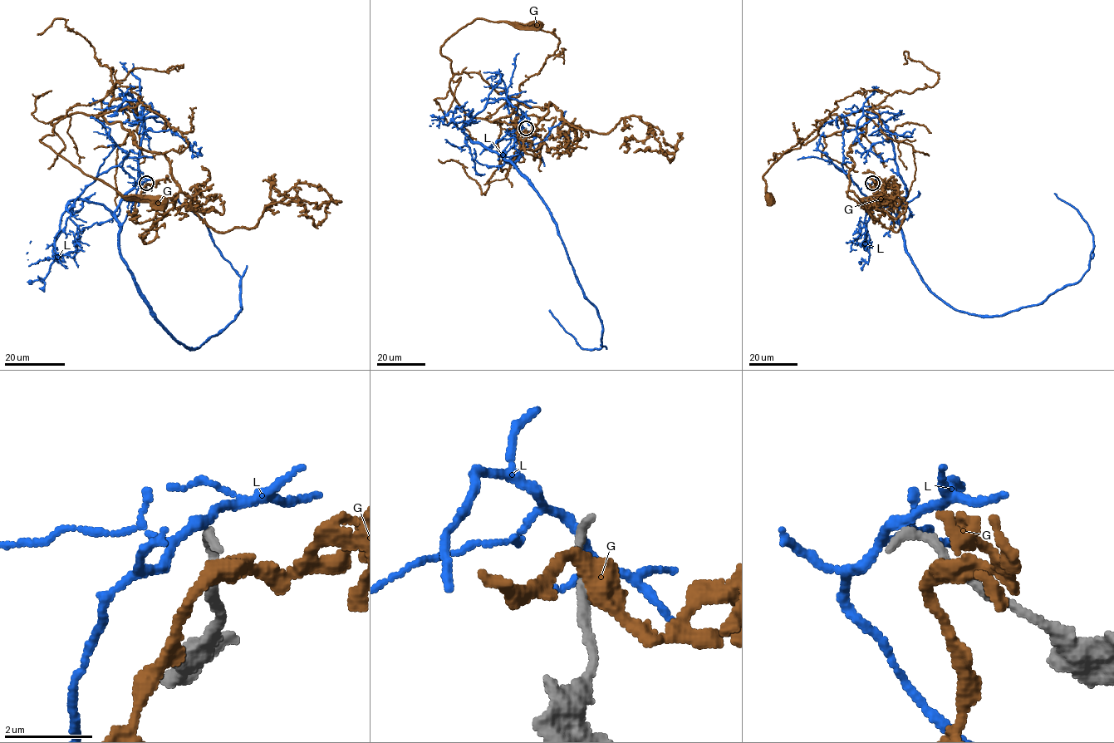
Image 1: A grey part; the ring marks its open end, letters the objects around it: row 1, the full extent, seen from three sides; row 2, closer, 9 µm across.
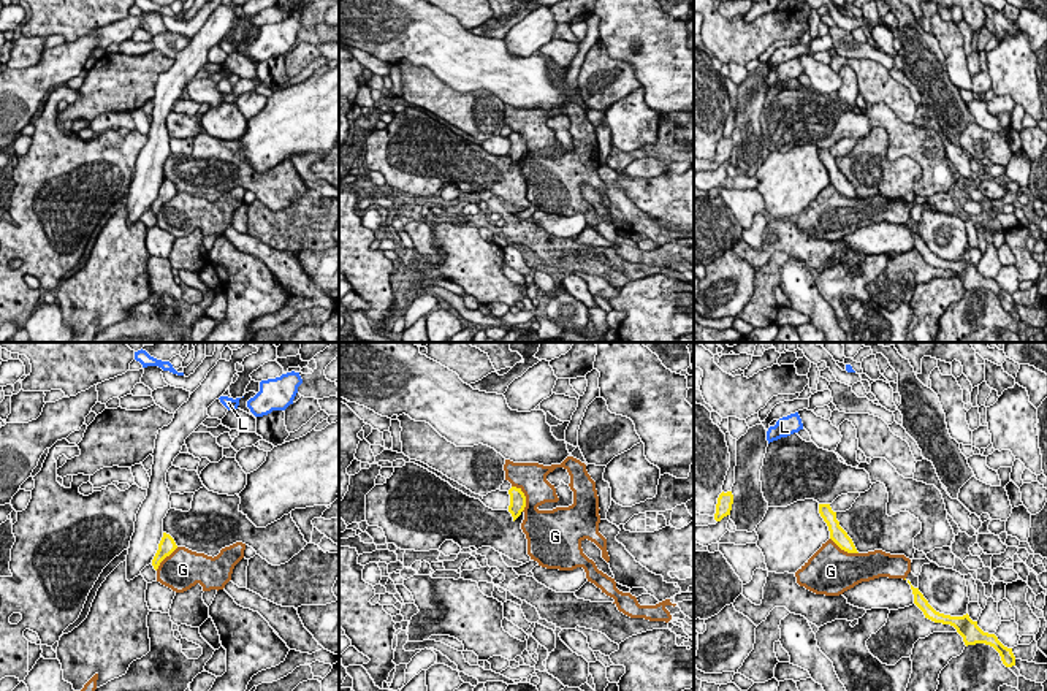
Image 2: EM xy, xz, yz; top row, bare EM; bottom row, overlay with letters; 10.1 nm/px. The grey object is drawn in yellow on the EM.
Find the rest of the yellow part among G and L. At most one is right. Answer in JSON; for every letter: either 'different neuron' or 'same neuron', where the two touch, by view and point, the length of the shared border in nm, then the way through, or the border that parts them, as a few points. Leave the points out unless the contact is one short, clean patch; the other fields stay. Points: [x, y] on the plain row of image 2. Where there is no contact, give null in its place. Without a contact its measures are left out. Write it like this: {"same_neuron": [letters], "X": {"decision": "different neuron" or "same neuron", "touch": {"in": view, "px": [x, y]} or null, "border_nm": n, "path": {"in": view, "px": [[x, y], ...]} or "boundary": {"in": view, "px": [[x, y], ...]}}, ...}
{"same_neuron": [], "G": {"decision": "different neuron", "touch": {"in": "xz", "px": [525, 141]}, "border_nm": 300}, "L": {"decision": "different neuron", "touch": null}}

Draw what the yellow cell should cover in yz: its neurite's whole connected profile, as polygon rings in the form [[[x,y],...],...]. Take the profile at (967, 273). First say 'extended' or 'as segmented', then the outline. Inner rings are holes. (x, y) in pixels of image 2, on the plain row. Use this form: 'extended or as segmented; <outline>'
as segmented; [[[911,230],[911,235],[914,239],[914,249],[923,257],[925,263],[935,268],[954,271],[957,277],[963,282],[966,292],[976,288],[985,288],[993,292],[999,298],[1001,306],[1006,312],[1015,311],[1015,301],[1012,298],[1012,293],[1004,292],[995,279],[984,277],[977,271],[977,266],[973,266],[968,258],[963,262],[950,262],[939,258],[928,249],[919,233],[914,233]]]

